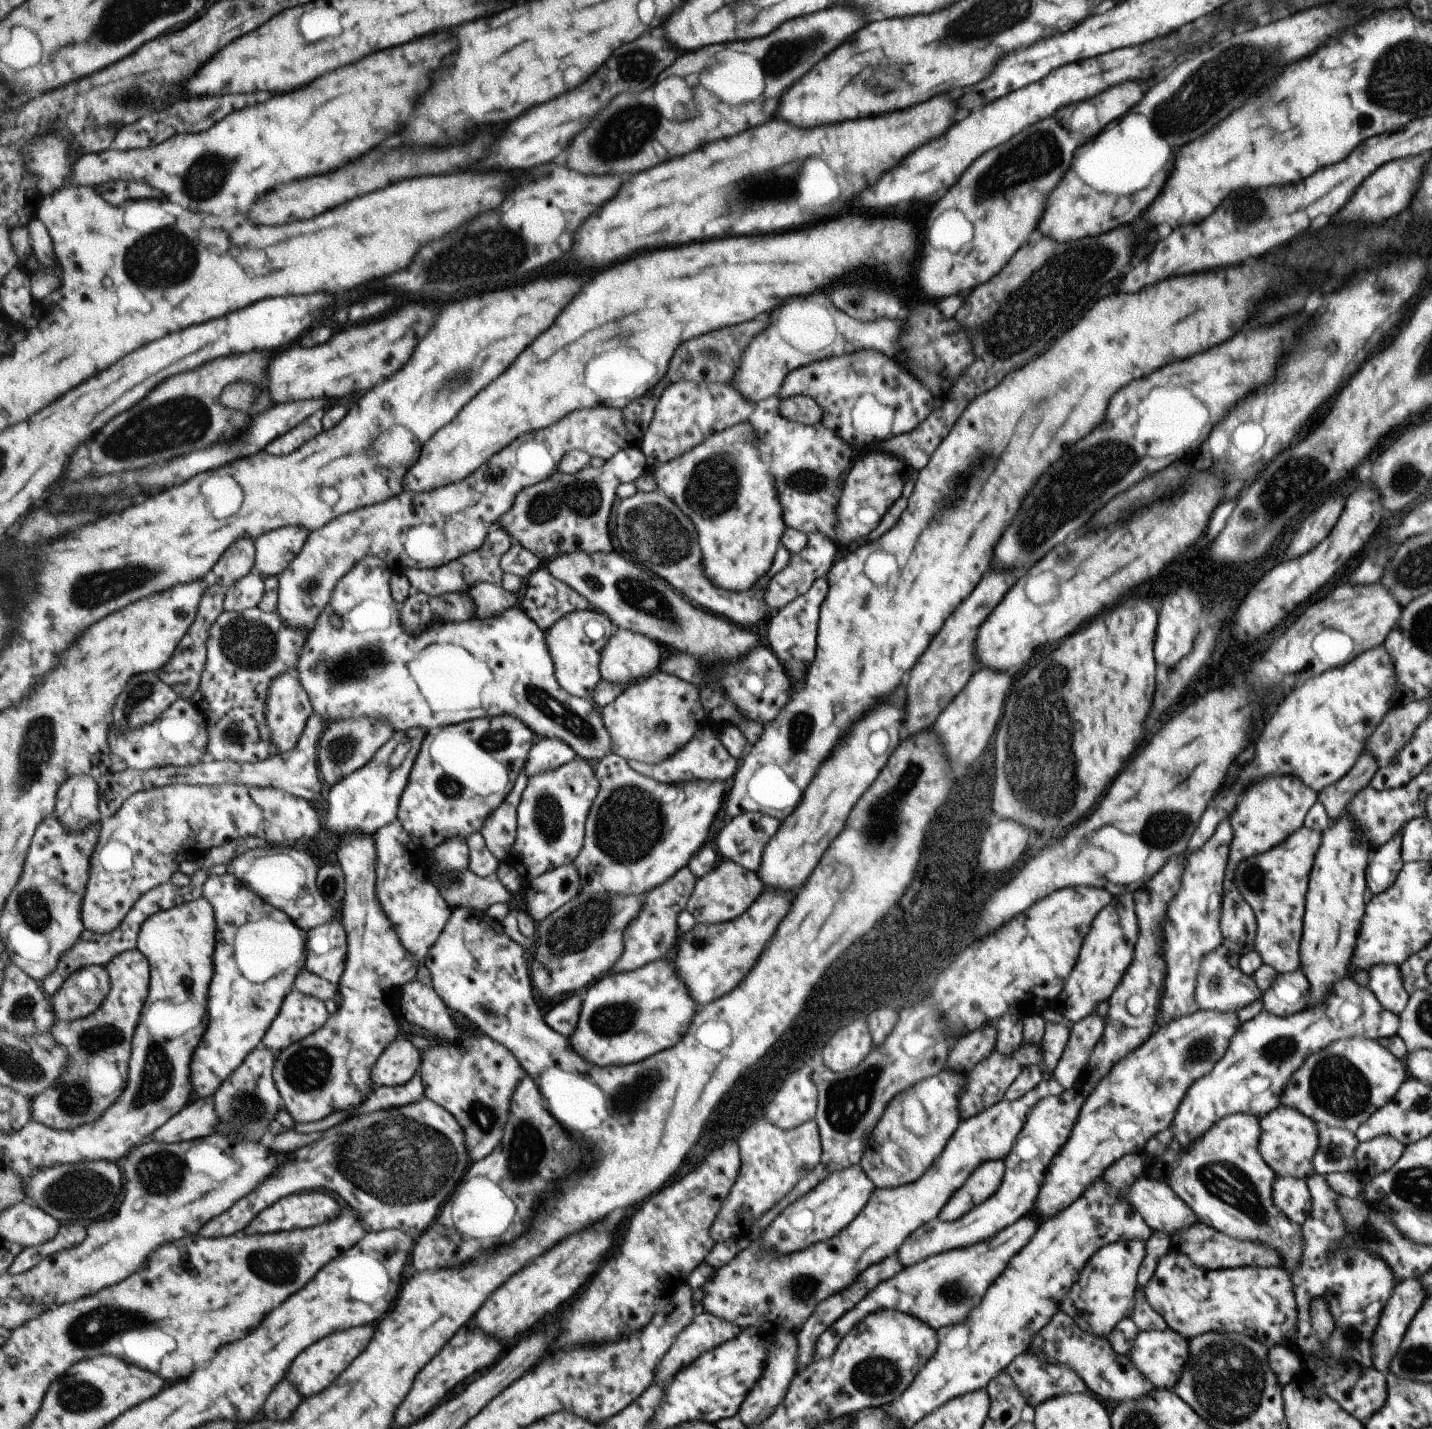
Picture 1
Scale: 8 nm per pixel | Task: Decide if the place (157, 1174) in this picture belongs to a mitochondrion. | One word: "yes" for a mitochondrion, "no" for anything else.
yes

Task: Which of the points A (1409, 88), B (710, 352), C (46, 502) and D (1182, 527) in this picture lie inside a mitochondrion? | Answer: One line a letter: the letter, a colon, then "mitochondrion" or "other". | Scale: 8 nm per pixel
A: mitochondrion
B: mitochondrion
C: other
D: other

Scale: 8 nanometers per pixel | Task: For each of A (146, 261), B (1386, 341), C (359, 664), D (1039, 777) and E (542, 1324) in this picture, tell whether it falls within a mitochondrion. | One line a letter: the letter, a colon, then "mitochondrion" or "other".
A: mitochondrion
B: other
C: mitochondrion
D: mitochondrion
E: other

